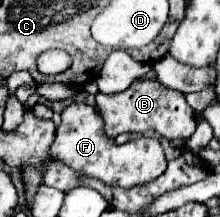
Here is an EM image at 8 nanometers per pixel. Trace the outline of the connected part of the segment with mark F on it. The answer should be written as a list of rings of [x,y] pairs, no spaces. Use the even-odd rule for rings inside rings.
[[[73,102],[69,104],[63,114],[63,122],[57,126],[55,140],[49,146],[49,154],[53,160],[71,166],[83,176],[97,178],[109,186],[121,186],[125,190],[137,186],[137,184],[147,184],[155,180],[157,176],[163,174],[167,160],[163,154],[163,148],[157,140],[153,138],[137,138],[133,142],[127,142],[123,146],[115,146],[111,138],[107,138],[103,130],[103,118],[93,106],[87,106],[83,102]]]

